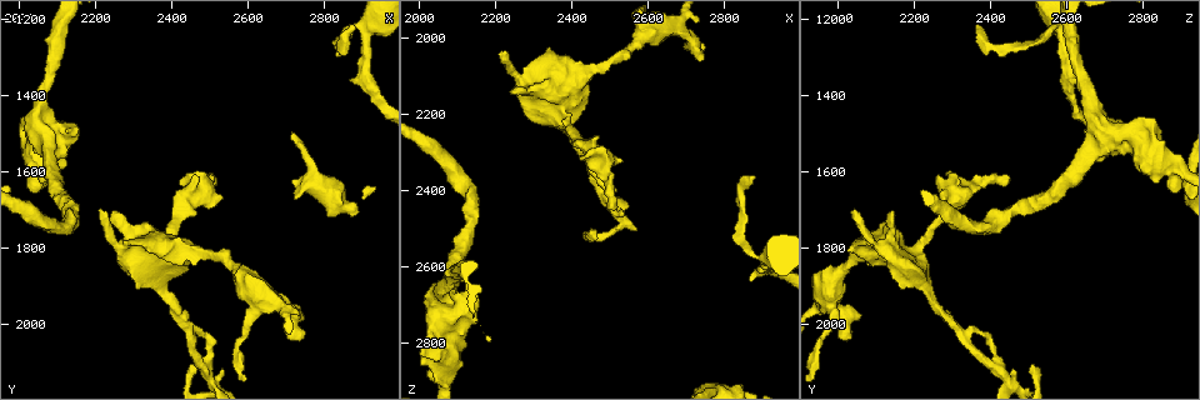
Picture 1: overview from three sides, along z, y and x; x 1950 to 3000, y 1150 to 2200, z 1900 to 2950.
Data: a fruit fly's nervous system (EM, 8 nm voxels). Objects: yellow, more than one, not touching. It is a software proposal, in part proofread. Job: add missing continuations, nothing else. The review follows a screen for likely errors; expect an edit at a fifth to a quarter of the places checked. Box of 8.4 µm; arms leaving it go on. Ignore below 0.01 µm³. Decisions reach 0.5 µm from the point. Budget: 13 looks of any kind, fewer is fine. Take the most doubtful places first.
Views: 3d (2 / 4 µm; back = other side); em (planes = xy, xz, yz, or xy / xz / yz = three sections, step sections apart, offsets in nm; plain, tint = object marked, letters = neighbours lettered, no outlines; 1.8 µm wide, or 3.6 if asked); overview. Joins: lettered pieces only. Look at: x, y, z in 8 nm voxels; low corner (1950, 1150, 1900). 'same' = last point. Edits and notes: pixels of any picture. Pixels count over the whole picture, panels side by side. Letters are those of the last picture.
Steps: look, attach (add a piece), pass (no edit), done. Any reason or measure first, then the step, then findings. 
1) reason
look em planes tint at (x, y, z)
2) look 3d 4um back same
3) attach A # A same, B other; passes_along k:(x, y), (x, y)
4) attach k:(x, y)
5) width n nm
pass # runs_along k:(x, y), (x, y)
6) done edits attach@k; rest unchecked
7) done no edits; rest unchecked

sudden change in width
look 3d 4um back at (2045, 1530, 2800)

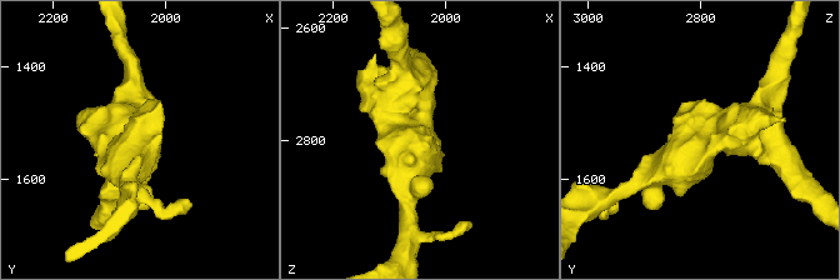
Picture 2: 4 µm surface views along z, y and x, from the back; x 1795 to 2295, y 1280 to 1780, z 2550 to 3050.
now the EM
look em 3.6um xy step 4 tint at (2050, 1525, 2795)

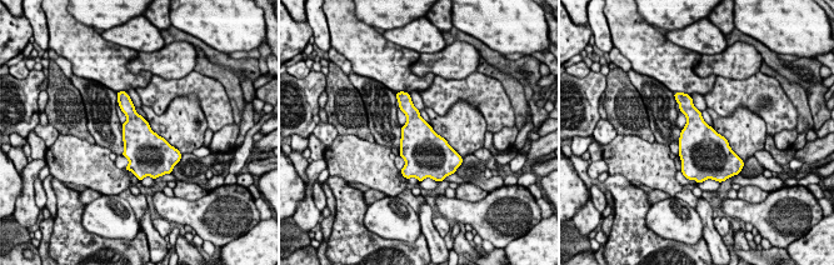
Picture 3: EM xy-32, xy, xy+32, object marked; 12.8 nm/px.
cut it another way
look em 3.6um planes letters same

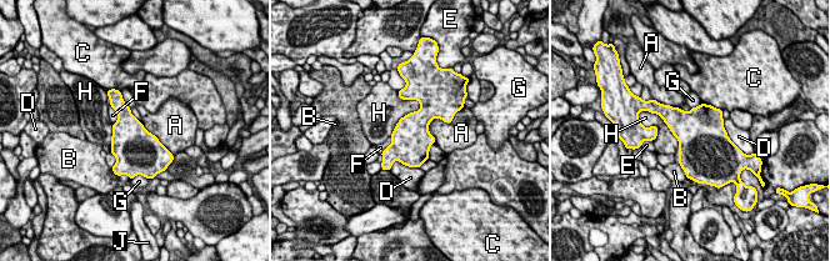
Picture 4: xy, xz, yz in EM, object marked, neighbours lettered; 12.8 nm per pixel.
width 500 nm
pass # A other, B other, C other, D other, E other, F other, G other, H other, J other; none of them fits

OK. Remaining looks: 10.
branch stops here
look em planes letters at (2755, 2025, 2020)

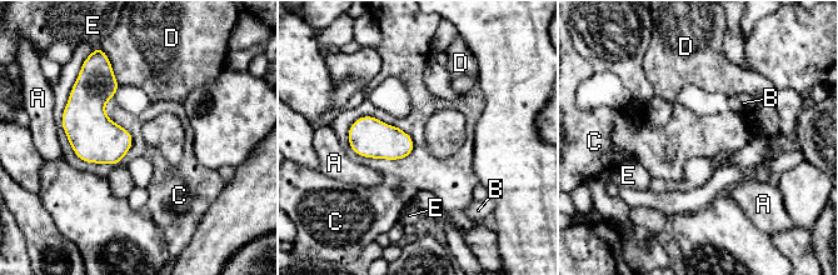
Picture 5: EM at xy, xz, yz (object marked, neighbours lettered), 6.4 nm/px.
pass # A other, B other, C other, D other, E other; border 5:(75, 80), (65, 136), (115, 165); no lettered piece goes on from it

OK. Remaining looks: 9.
branch stops here
look em planes letters at (2520, 1635, 2455)

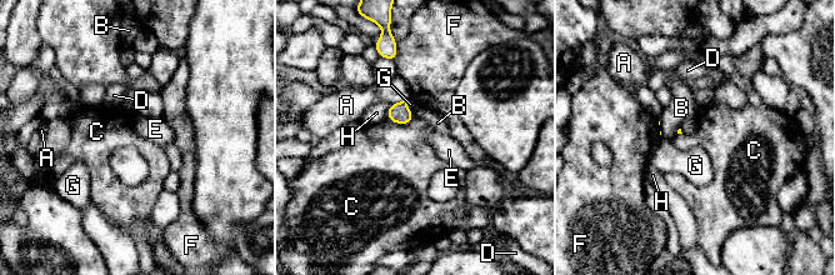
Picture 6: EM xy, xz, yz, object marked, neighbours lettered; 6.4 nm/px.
pass # A other, B other, C other, D other, E other, F other, G other, H other; border 6:(414, 116), (405, 124), (386, 118); none of them fits

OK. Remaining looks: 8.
free end
look 3d 2um at (2495, 2025, 2400)

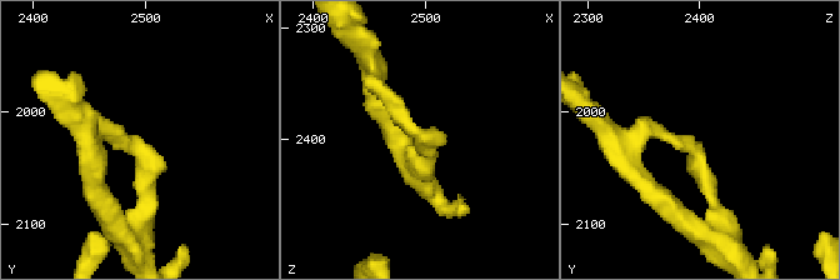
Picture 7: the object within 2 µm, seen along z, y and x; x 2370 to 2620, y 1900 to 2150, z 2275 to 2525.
shape alone is not enough
look em planes letters at (2492, 2022, 2396)

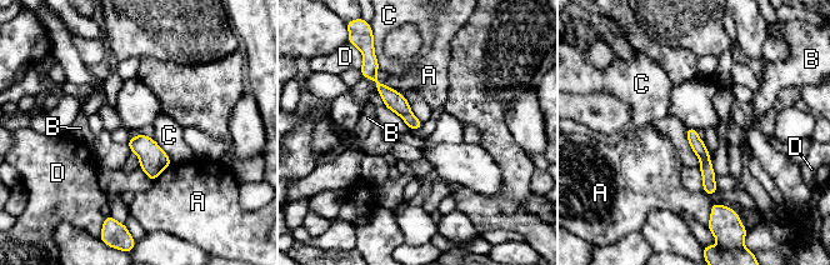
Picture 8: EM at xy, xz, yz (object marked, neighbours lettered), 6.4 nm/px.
width 90 nm
pass # A other, B other, C other, D other; runs_along 8:(370, 73), (416, 126); none of them fits

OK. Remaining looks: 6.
tapers out
look em 3.6um xz step 16 letters at (2215, 1700, 2045)

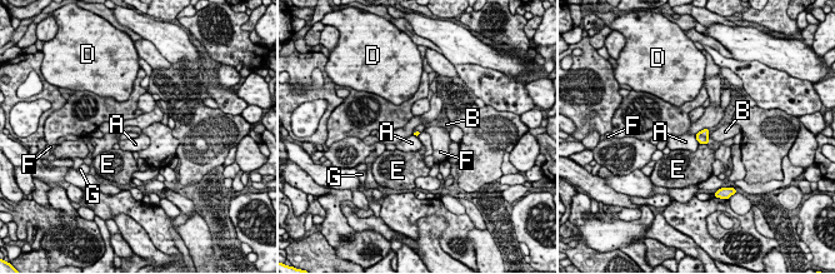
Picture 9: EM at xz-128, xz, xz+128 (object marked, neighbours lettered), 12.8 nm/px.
look em 3.6um planes letters same

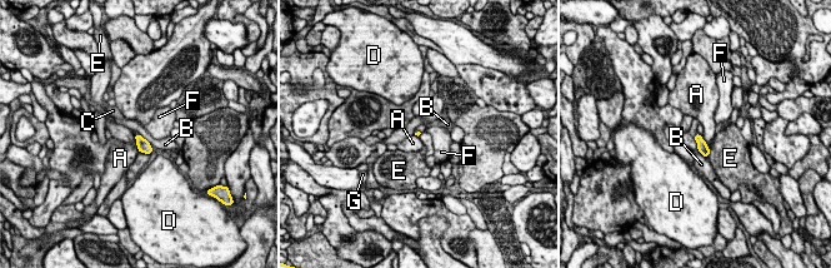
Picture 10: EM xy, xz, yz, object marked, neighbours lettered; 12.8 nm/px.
longest_contact B 260 nm
attach C # A other, B other, C same, D other, E other, F other, G other; passes_along 10:(702, 148), (696, 135), (694, 127); the neuron continues

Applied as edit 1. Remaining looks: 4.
done edits attach@10; rest unchecked

